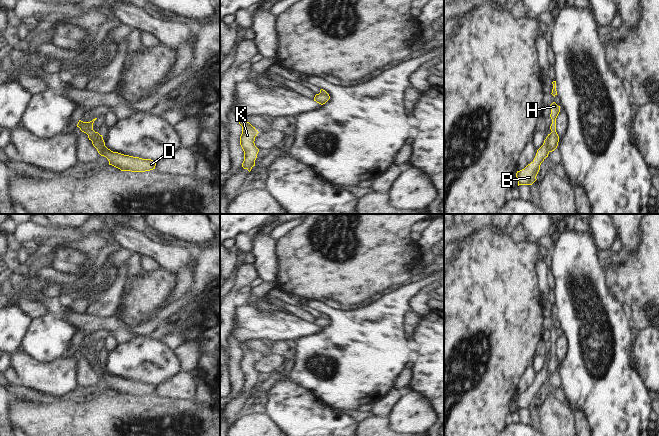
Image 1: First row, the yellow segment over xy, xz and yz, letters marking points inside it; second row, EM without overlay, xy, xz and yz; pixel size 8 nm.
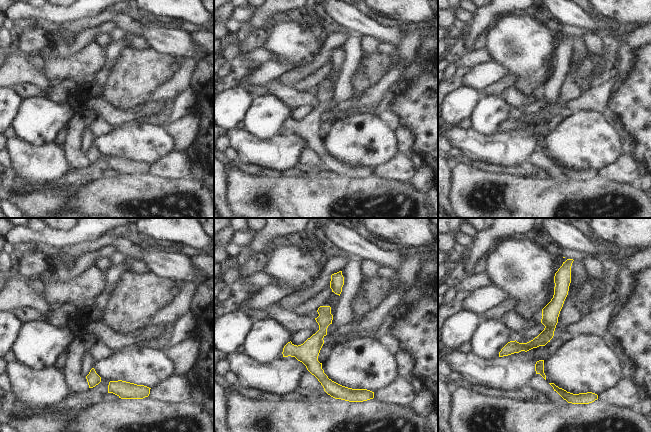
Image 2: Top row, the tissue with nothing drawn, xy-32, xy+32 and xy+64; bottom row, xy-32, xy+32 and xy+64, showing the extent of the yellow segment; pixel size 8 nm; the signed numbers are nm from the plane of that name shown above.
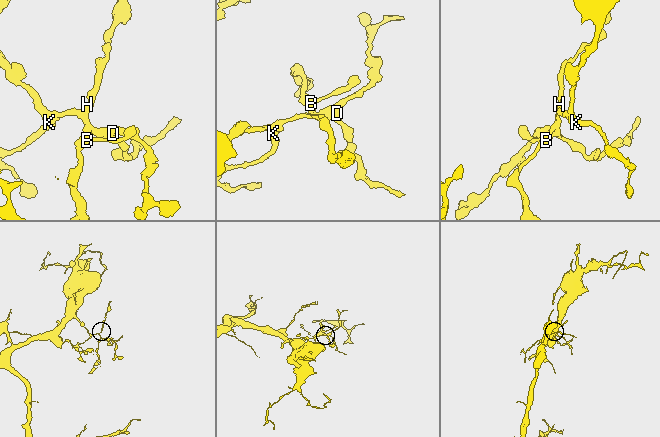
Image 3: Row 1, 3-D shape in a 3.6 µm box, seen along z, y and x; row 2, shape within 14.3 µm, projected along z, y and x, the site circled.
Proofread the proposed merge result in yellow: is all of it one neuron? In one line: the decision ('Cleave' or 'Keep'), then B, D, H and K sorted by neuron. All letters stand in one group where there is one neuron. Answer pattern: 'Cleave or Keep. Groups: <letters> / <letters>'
Cleave. Groups: B / D H K

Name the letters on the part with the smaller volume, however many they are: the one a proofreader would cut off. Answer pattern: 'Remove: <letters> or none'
Remove: B

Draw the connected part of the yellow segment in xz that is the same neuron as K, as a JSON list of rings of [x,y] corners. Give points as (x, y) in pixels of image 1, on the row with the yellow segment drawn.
[[[246,119],[239,120],[239,124],[242,126],[240,145],[244,151],[242,167],[250,172],[252,167],[255,166],[255,160],[259,152],[254,143],[255,137],[259,132]]]

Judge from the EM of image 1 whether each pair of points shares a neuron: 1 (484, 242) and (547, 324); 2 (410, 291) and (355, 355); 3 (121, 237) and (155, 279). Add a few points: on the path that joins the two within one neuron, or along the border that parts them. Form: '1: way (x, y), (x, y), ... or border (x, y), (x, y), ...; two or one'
1: border (545, 317), (542, 322), (543, 330); two
2: way (394, 307), (386, 315), (386, 318), (371, 339); one
3: border (159, 268), (174, 274); two

